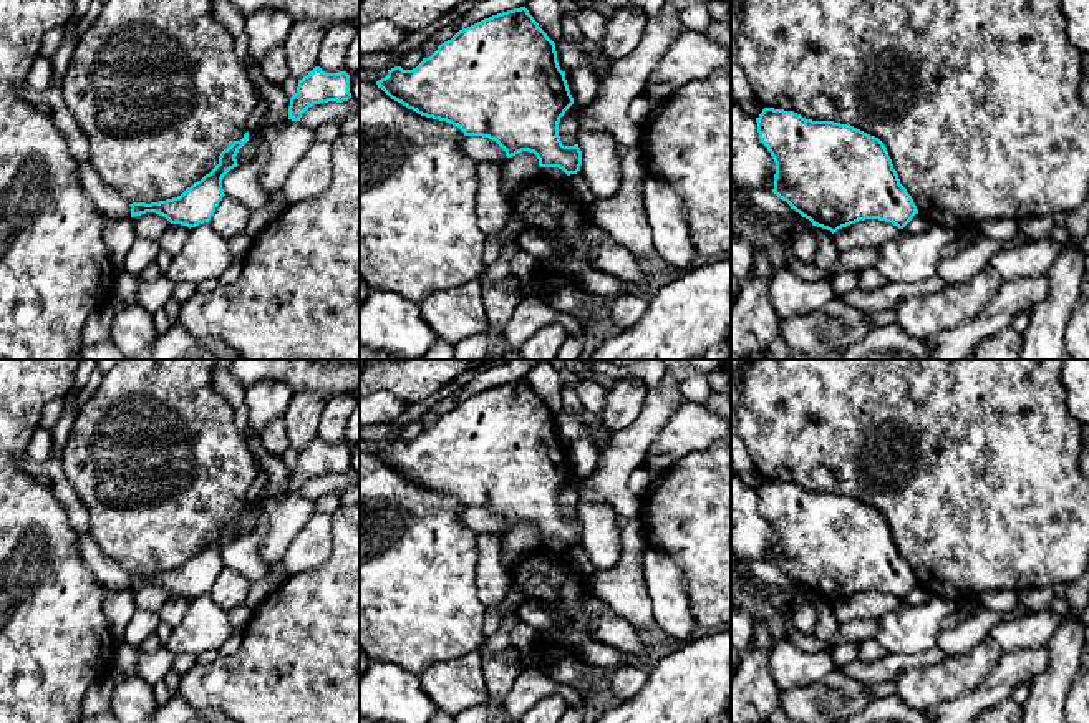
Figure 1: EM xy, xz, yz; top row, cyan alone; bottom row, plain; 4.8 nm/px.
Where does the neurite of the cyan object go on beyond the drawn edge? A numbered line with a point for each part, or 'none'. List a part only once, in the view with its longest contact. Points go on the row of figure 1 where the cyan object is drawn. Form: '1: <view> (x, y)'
none

